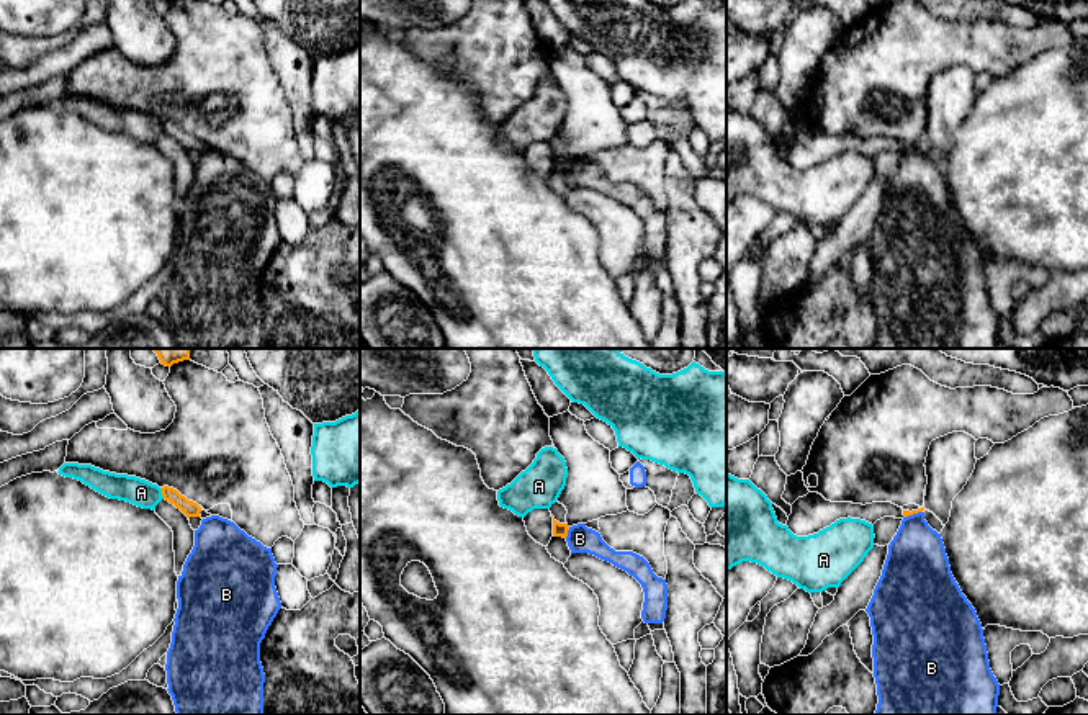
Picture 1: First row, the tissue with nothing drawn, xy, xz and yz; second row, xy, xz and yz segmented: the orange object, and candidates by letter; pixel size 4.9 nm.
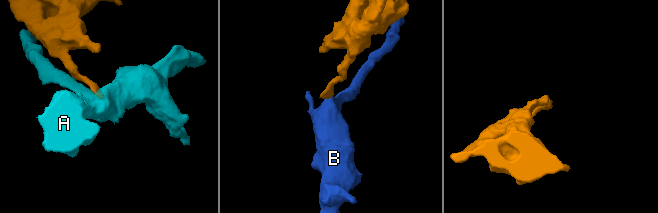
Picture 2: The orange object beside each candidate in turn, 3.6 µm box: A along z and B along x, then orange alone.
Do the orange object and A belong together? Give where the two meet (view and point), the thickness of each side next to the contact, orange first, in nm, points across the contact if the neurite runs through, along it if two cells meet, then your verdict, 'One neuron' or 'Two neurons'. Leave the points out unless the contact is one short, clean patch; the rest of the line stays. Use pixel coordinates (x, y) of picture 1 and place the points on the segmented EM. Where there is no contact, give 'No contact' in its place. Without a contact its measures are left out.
Touches orange at xy (162, 493). Thickness 80 nm (orange) against 140 nm. Boundary: xy (159, 488), (164, 498). Two neurons

